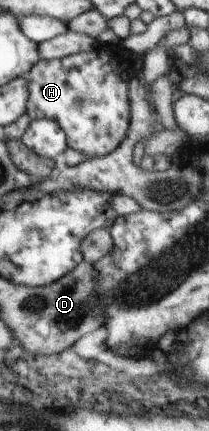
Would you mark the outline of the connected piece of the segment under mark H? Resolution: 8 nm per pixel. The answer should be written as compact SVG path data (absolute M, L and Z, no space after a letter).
M102 44L90 52L39 60L25 75L29 91L27 115L31 121L41 118L55 120L66 133L68 147L83 153L87 160L109 155L118 149L128 134L128 81L137 73L132 67L137 55L123 44Z

